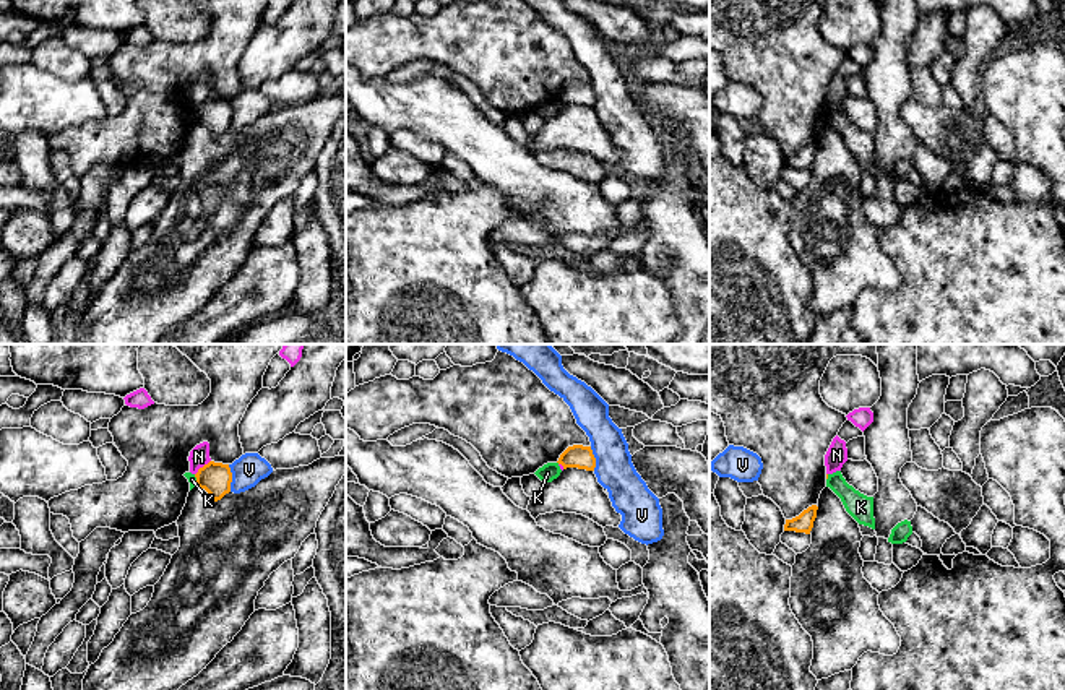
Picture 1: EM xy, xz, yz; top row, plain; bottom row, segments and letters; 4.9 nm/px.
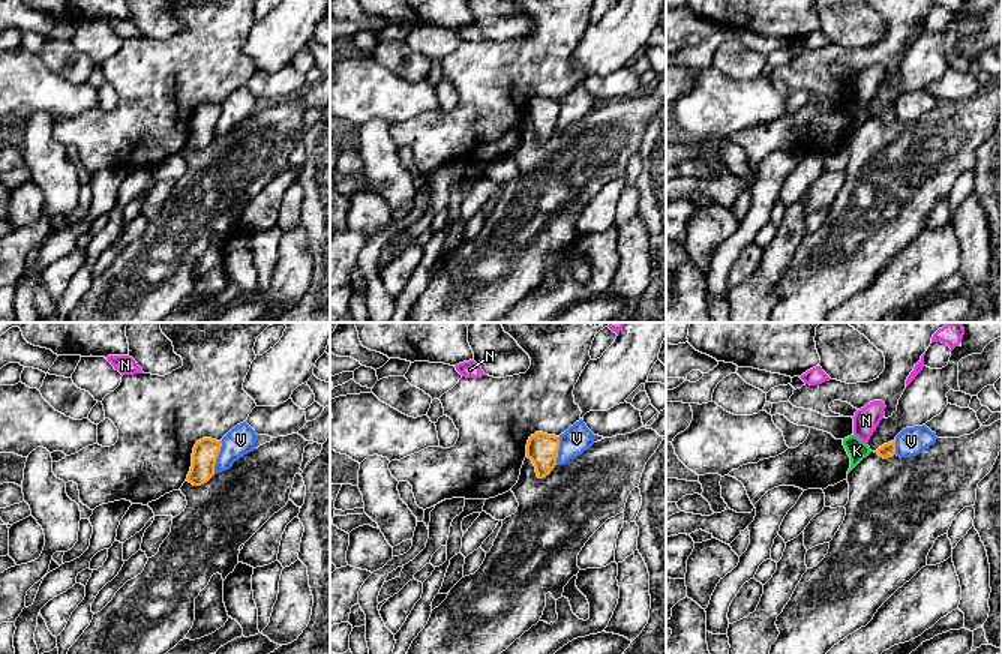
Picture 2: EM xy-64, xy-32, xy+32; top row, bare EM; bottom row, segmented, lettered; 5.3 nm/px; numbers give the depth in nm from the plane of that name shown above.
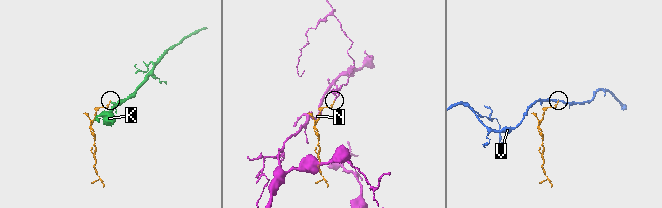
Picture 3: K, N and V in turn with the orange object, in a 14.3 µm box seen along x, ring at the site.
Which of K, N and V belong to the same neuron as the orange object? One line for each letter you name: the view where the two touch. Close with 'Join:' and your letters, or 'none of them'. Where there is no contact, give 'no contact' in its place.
Join: none of them

